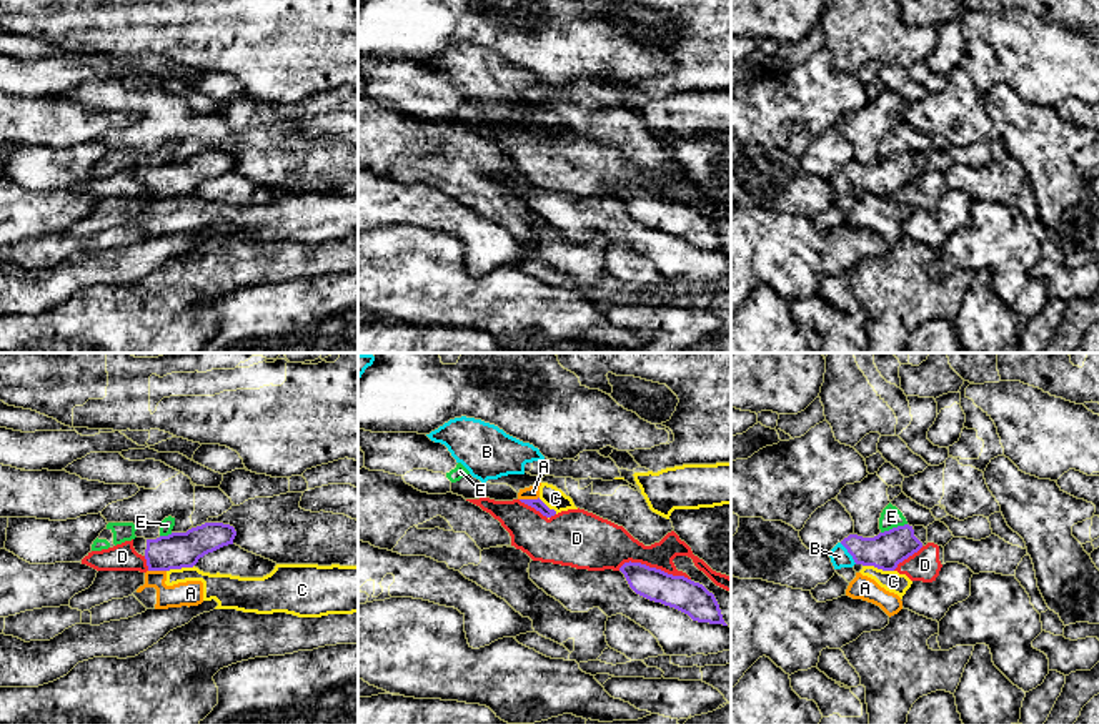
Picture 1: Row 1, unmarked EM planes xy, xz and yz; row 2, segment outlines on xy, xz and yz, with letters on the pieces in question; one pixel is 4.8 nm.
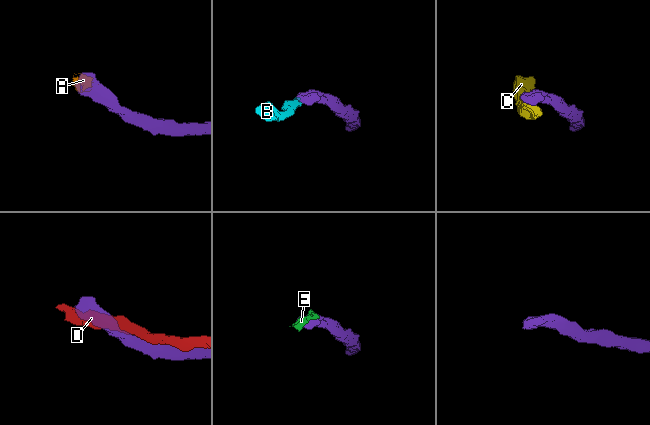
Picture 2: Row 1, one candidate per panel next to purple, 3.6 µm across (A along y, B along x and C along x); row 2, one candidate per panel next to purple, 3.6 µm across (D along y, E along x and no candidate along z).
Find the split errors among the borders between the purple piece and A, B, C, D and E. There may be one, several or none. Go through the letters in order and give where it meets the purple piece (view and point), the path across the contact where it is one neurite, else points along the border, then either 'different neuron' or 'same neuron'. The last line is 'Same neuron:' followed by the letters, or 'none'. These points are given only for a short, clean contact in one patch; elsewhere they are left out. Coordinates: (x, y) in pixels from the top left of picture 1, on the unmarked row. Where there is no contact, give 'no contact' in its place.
A: xz (528, 127) | along xz (538, 123), (520, 127) | different neuron
B: yz (848, 178) | across yz (885, 178), (848, 178), (840, 183) | same neuron
C: yz (878, 195) | along yz (863, 192), (893, 198) | different neuron
D: xz (655, 195) | different neuron
E: yz (893, 155) | along yz (906, 150), (881, 160) | different neuron
Same neuron: B

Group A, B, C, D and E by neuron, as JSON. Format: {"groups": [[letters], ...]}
{"groups": [["A", "C"], ["B"], ["D"], ["E"]]}

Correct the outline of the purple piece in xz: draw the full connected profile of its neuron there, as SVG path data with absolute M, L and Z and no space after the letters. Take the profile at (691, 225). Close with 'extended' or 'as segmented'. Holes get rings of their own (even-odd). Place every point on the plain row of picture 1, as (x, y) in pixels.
M631 188L624 190L619 198L636 221L674 235L693 248L728 253L714 221L703 211Z; as segmented

